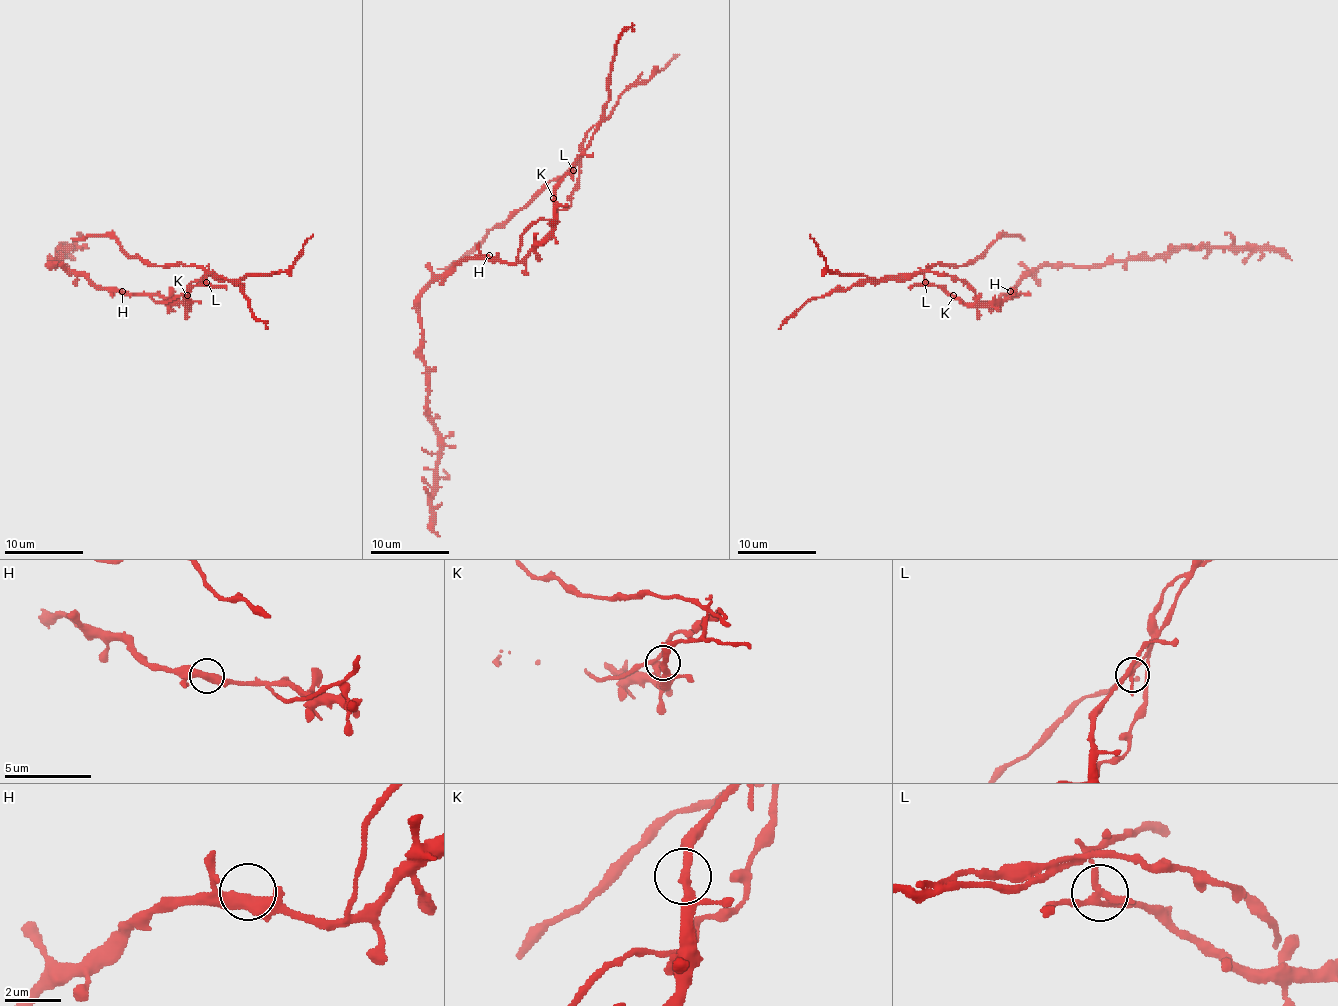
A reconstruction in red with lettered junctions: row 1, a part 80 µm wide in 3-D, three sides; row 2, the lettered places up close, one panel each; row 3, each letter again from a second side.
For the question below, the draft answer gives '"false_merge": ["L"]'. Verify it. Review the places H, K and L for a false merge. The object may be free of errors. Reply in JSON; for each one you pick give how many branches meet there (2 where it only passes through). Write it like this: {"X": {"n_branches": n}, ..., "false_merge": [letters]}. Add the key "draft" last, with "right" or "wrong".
{"L": {"n_branches": 3}, "false_merge": ["L"], "draft": "right"}

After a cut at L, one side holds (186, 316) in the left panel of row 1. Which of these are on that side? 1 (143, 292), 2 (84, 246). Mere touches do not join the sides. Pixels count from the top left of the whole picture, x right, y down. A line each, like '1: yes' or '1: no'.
1: yes
2: yes

